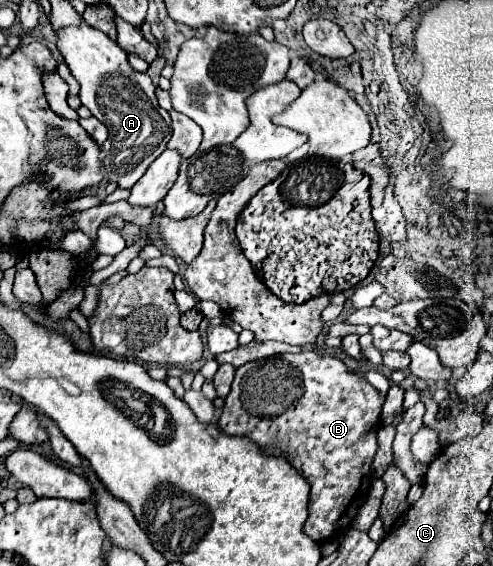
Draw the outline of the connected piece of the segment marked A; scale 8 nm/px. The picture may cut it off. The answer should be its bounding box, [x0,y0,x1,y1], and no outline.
[55,23,171,189]

